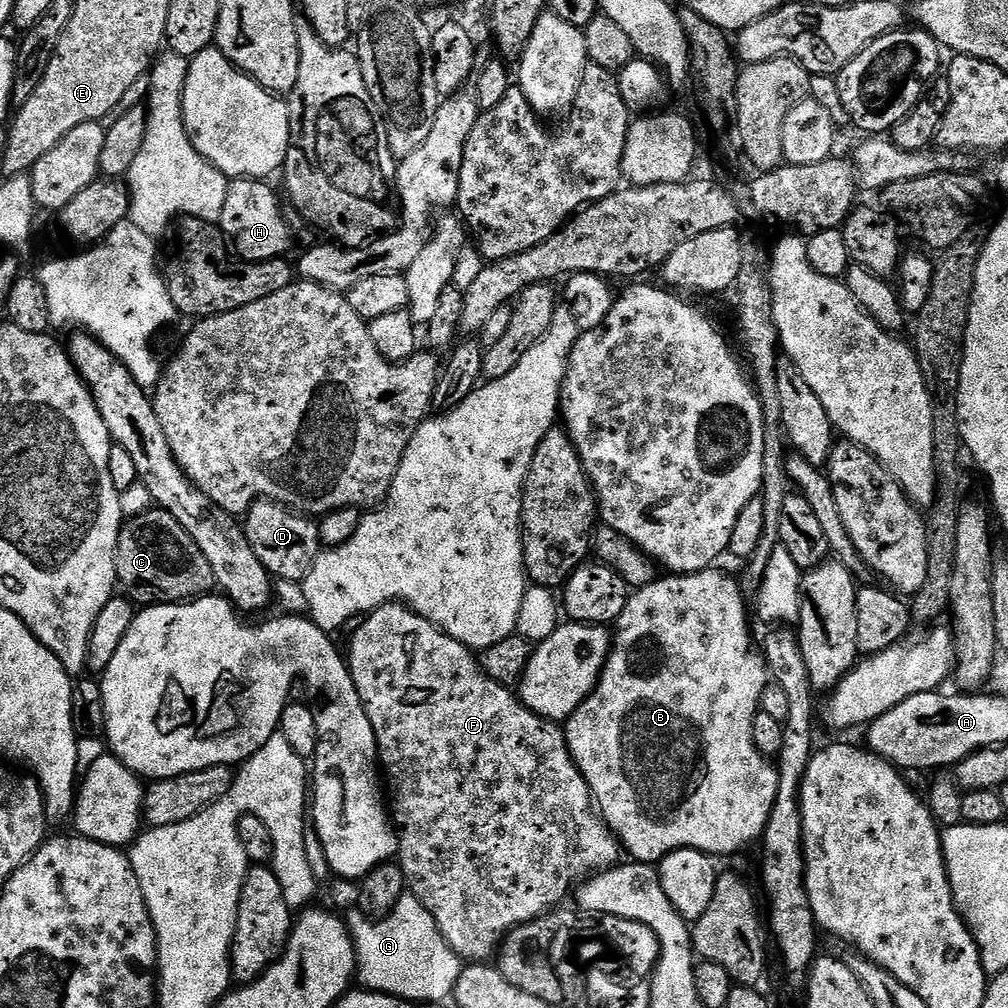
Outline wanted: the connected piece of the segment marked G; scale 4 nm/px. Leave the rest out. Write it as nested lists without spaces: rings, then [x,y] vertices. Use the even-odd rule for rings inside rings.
[[[406,894],[394,906],[394,910],[386,918],[370,920],[363,912],[353,910],[346,916],[348,931],[352,933],[352,945],[356,947],[356,976],[361,980],[363,987],[370,992],[384,992],[388,996],[396,996],[399,1000],[410,1000],[417,1005],[436,1004],[453,995],[456,983],[460,977],[462,961],[460,955],[442,938],[438,930],[438,922],[418,902],[418,898]]]

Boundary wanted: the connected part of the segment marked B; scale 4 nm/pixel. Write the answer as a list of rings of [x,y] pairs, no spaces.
[[[711,567],[700,572],[670,574],[666,580],[657,578],[650,586],[637,588],[629,595],[626,610],[622,610],[614,625],[614,643],[596,689],[563,725],[568,749],[582,778],[586,778],[590,786],[600,819],[619,840],[621,849],[627,855],[629,852],[633,861],[642,864],[659,865],[666,854],[679,848],[698,850],[713,858],[732,856],[752,843],[755,845],[763,837],[770,810],[774,810],[774,798],[778,794],[778,767],[754,746],[752,734],[753,719],[759,711],[762,690],[768,683],[767,665],[752,648],[744,604],[746,598],[739,581],[718,569]]]

